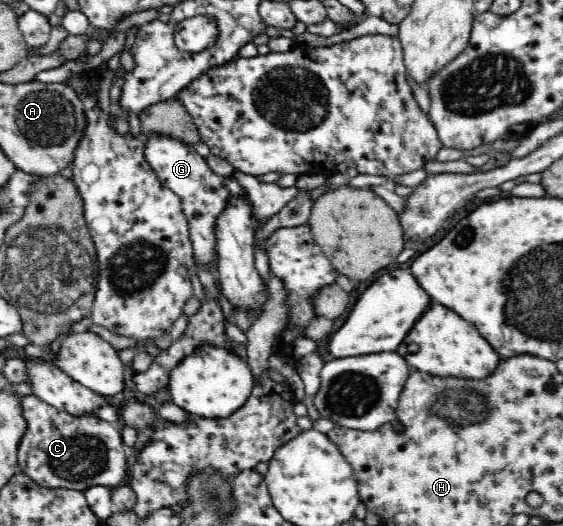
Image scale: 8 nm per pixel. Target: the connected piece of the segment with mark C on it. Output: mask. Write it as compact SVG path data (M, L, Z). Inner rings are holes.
M33 394L21 397L21 409L27 421L27 432L18 448L18 471L31 477L38 485L52 489L85 492L94 486L107 486L113 489L126 484L130 477L130 451L122 442L119 427L110 425L94 415L71 416L67 411L57 410Z

